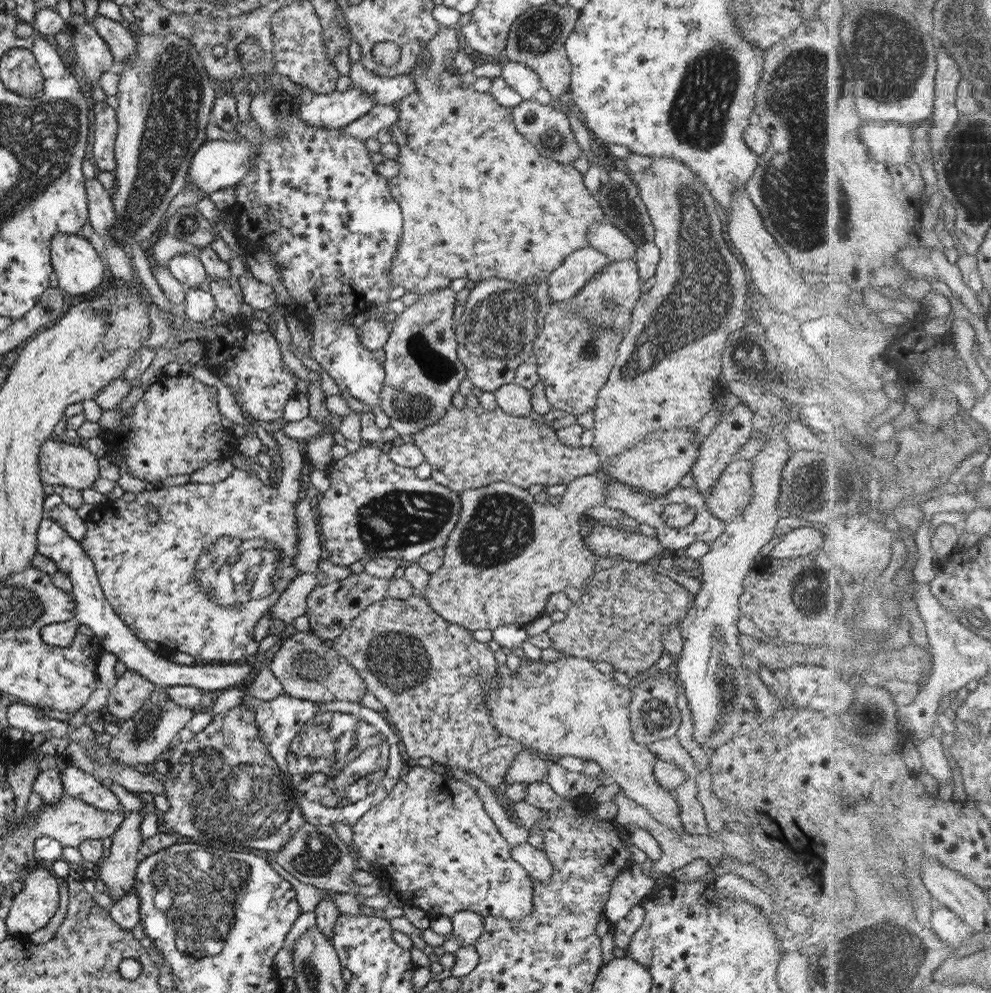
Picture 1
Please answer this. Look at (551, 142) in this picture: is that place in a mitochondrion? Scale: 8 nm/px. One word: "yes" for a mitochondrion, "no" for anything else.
yes

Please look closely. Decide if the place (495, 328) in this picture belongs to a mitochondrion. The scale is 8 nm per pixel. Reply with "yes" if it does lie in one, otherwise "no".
yes

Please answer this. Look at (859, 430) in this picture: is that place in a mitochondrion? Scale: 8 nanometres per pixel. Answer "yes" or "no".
no

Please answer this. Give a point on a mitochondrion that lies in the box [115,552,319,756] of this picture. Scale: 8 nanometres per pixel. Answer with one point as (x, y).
(144, 727)

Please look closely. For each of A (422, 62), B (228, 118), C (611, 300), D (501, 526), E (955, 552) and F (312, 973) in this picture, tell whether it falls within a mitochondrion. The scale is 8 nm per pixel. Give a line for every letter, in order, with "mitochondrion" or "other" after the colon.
A: other
B: other
C: mitochondrion
D: mitochondrion
E: other
F: mitochondrion

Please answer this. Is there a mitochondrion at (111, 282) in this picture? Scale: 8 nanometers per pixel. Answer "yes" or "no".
no

